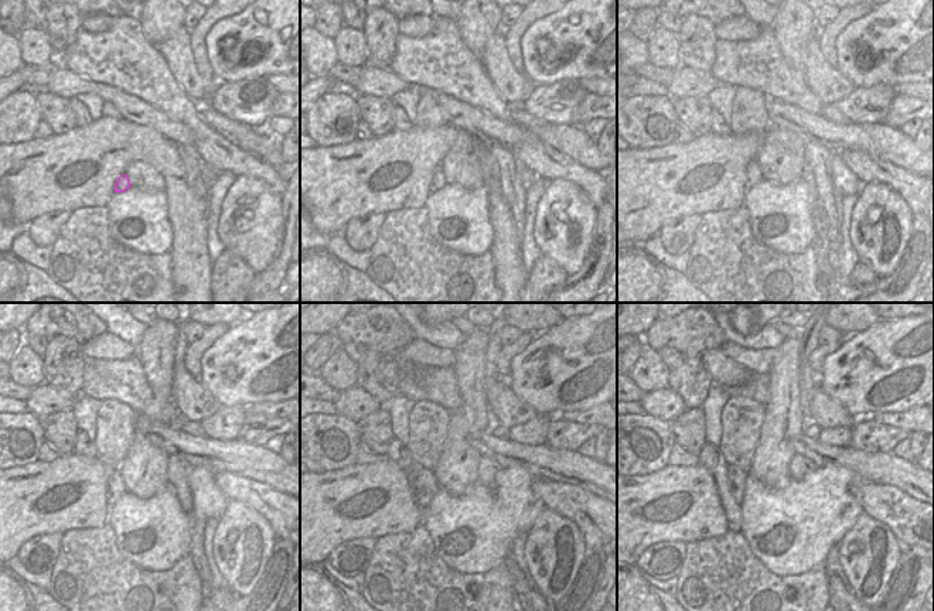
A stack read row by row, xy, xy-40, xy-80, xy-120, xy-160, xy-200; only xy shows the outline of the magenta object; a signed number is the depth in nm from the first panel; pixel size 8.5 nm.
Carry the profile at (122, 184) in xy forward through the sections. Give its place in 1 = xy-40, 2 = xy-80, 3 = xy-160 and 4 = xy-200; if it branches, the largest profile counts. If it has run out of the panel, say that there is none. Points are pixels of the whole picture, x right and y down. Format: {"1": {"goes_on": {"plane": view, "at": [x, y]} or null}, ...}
{"1": {"goes_on": {"plane": "xy-40", "at": [439, 180]}}, "2": {"goes_on": {"plane": "xy-80", "at": [753, 174]}}, "3": {"goes_on": {"plane": "xy-160", "at": [423, 481]}}, "4": {"goes_on": {"plane": "xy-200", "at": [736, 477]}}}

